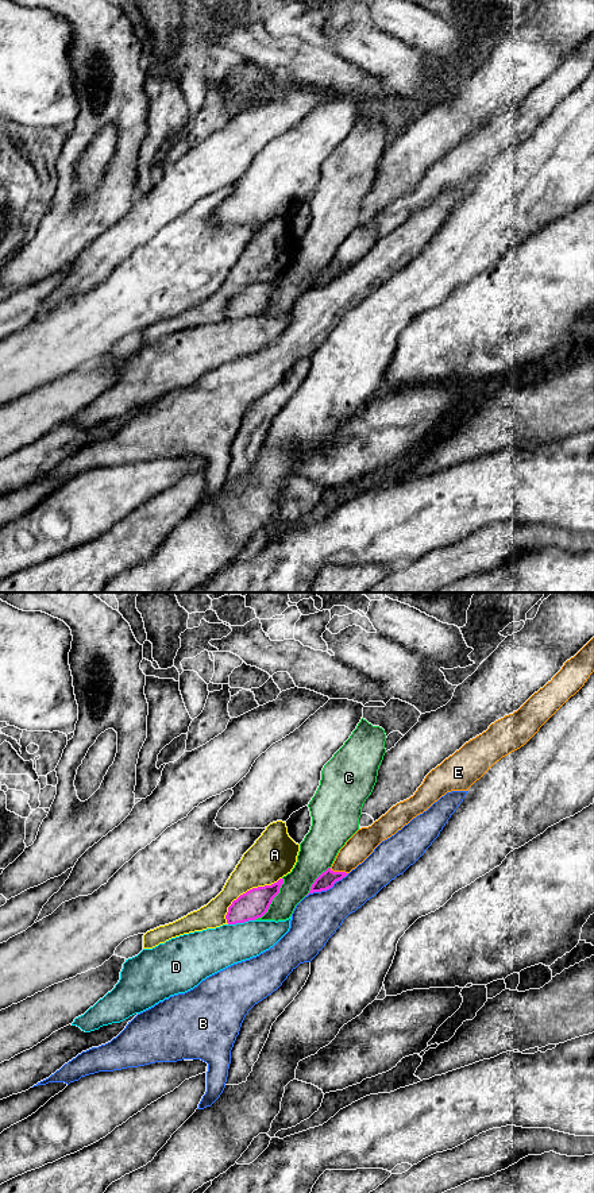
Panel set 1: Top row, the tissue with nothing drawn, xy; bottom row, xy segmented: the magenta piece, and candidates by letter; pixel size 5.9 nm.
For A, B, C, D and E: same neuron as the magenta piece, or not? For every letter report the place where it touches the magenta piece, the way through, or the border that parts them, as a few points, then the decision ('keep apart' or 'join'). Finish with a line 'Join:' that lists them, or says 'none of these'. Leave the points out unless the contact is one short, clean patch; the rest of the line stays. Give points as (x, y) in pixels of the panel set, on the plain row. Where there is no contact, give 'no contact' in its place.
A: xy (247, 286) | keep apart
B: xy (327, 284) | keep apart
C: xy (272, 296) | keep apart
D: xy (240, 317) | keep apart
E: xy (339, 267) | along xy (330, 263), (347, 269) | keep apart
Join: none of these

